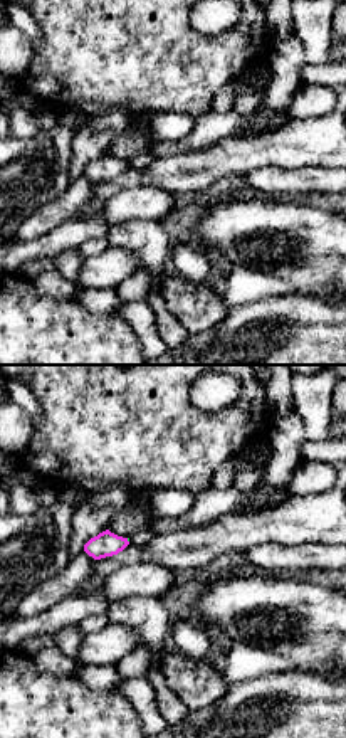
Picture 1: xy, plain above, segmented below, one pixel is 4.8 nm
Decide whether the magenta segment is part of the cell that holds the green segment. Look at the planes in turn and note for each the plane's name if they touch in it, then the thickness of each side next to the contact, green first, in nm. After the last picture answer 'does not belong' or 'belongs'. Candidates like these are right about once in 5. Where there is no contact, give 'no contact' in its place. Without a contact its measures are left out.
no contact

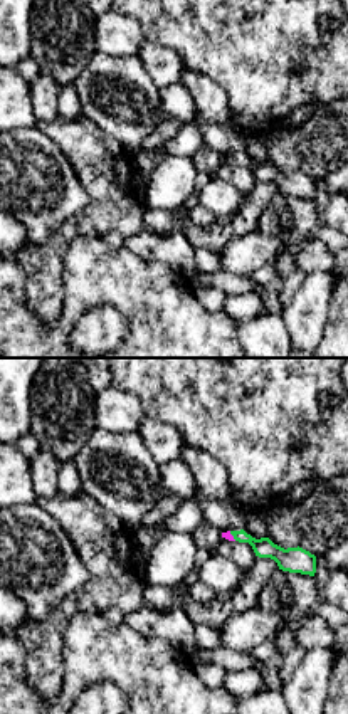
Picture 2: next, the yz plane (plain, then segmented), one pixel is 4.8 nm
yz | 100/40 nm

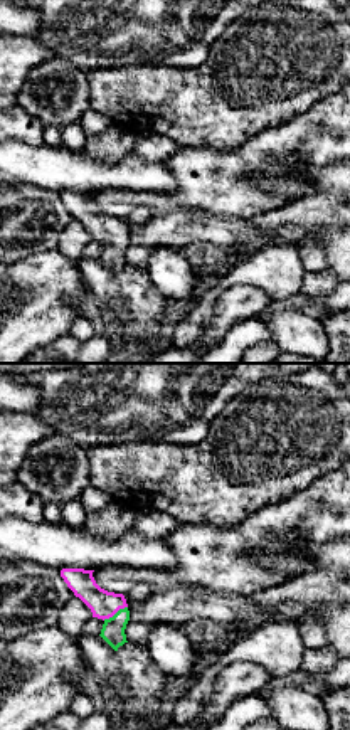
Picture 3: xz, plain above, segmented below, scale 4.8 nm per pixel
xz | 110/140 nm

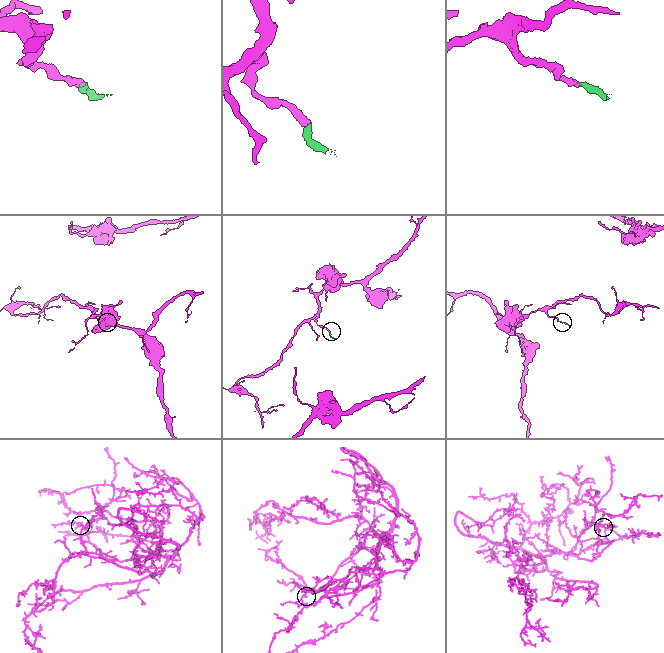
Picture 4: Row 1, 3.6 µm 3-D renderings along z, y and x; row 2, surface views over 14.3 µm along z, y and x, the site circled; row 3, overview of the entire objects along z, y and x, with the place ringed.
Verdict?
belongs

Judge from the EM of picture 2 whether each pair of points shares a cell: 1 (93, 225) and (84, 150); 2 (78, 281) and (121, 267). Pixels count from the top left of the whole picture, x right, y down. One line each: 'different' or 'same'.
1: same
2: same

